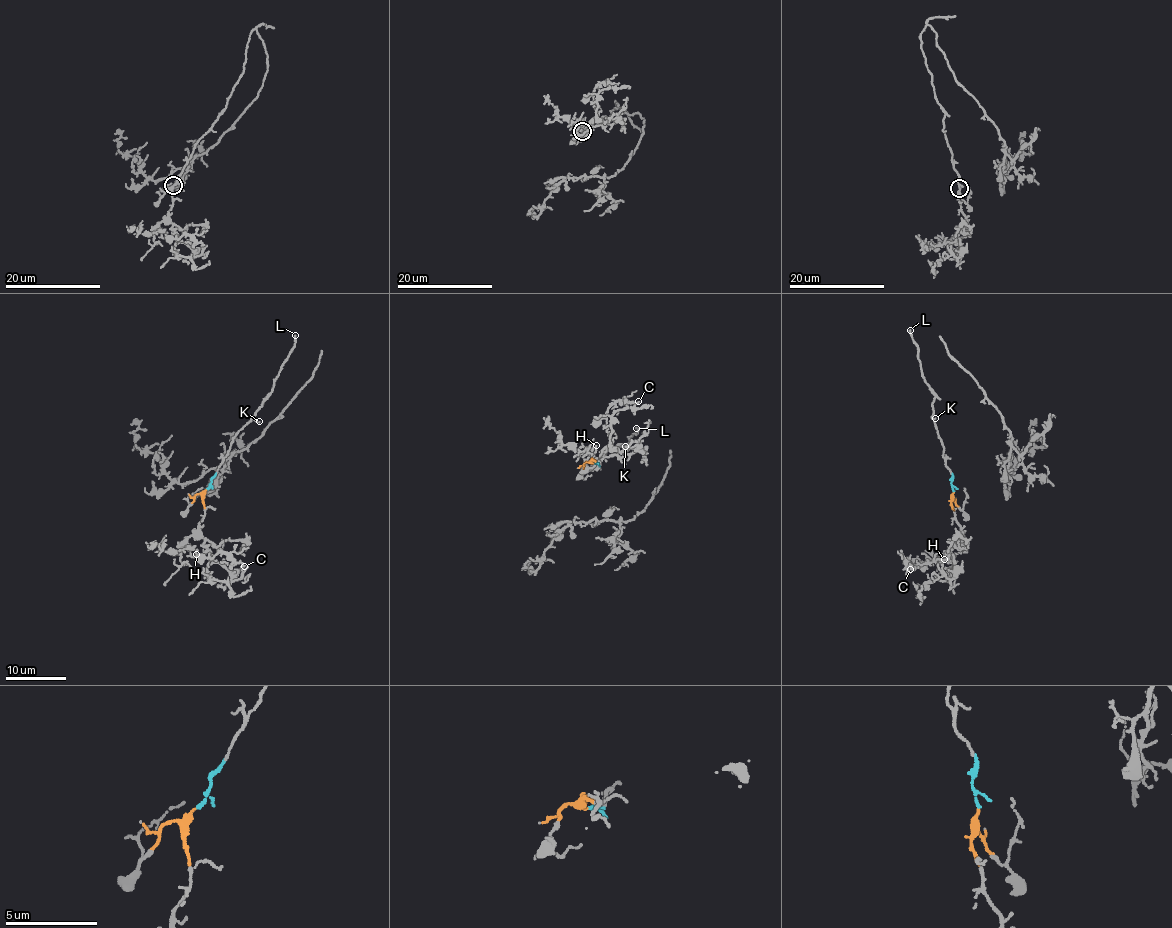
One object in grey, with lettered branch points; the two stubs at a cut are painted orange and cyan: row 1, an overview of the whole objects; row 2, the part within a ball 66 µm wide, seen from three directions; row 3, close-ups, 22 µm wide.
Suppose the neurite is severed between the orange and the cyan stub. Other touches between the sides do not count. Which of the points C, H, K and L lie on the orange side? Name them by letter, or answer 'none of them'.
C, H

